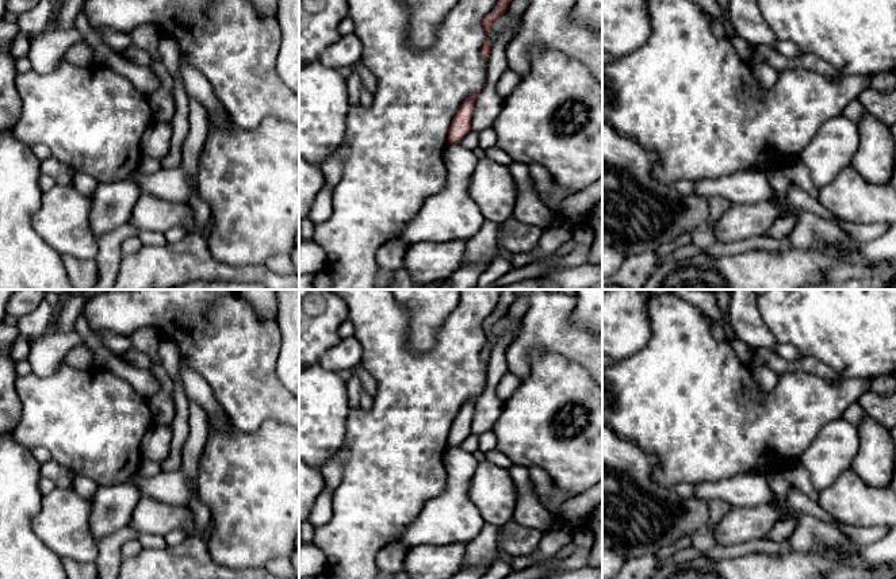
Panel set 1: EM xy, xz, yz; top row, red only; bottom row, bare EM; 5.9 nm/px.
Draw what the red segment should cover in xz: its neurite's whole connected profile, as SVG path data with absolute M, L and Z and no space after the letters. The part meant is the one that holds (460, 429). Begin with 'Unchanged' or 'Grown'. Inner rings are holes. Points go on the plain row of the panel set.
Unchanged. M479 395L471 398L459 410L448 434L448 446L460 446L460 444L471 436L471 422L478 398Z

